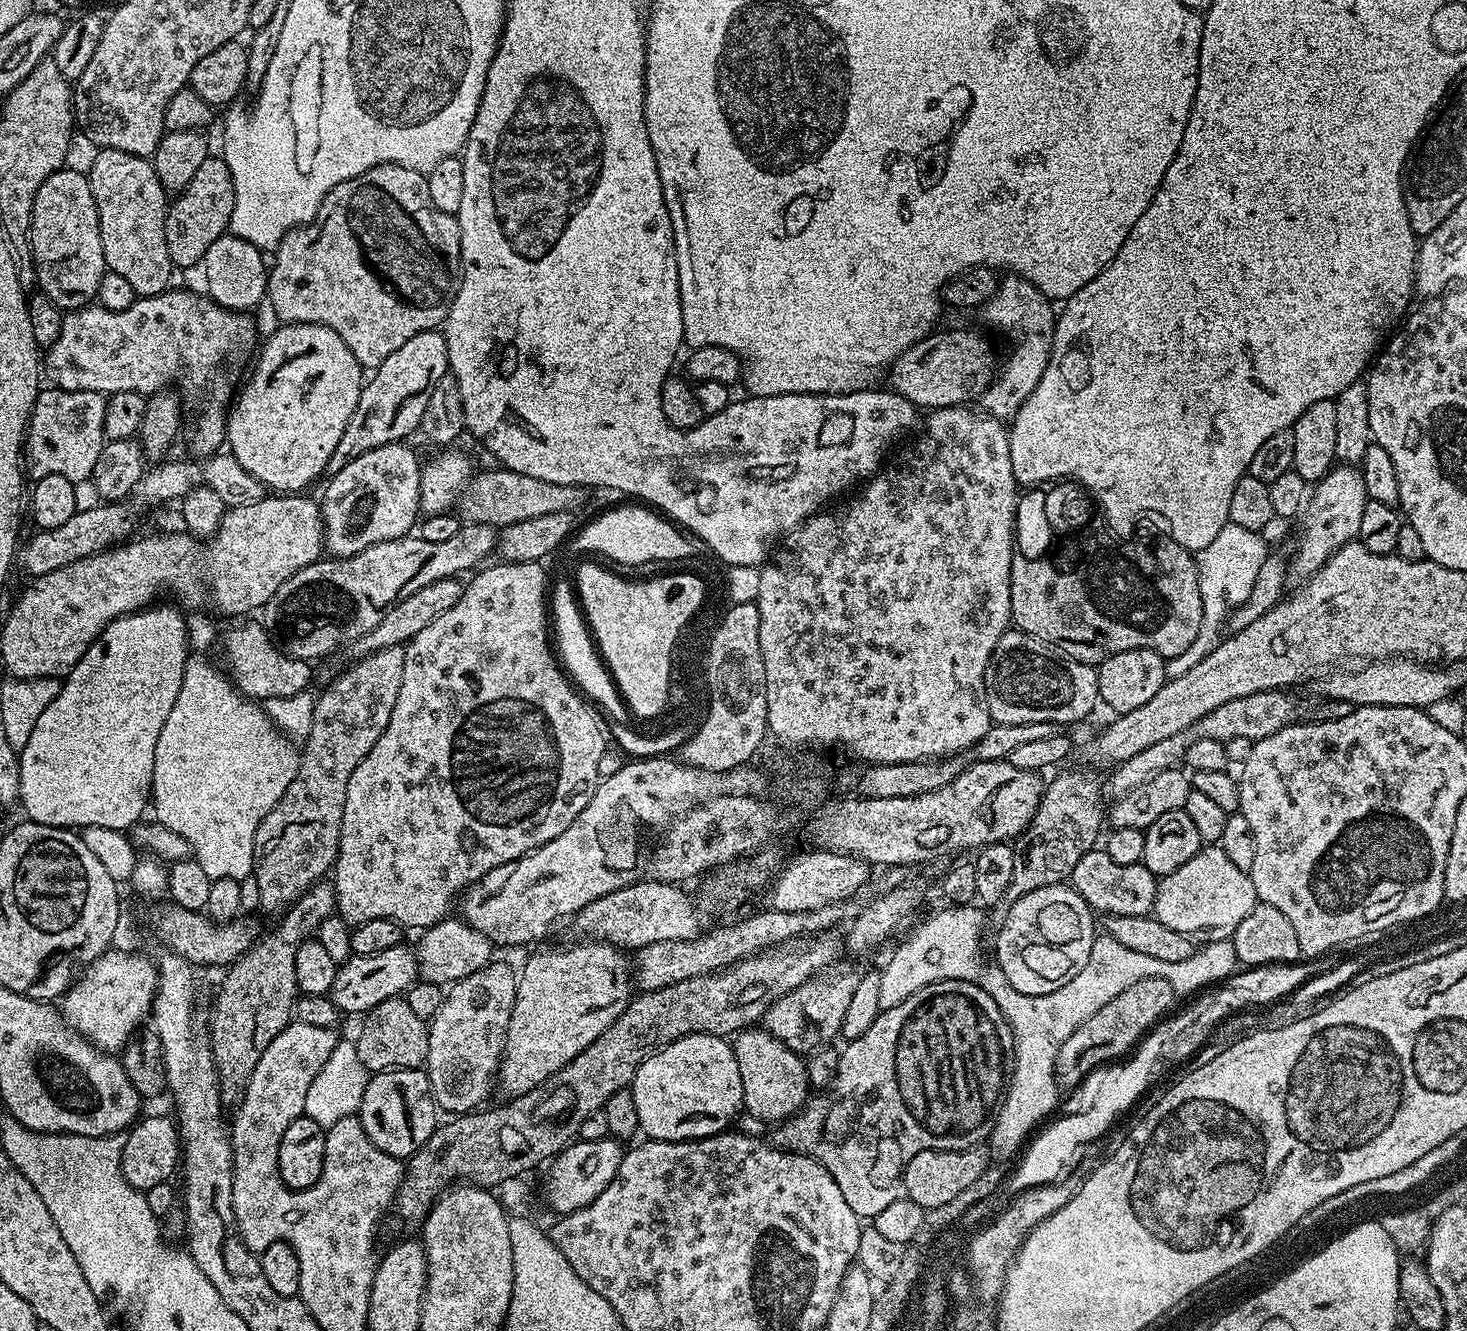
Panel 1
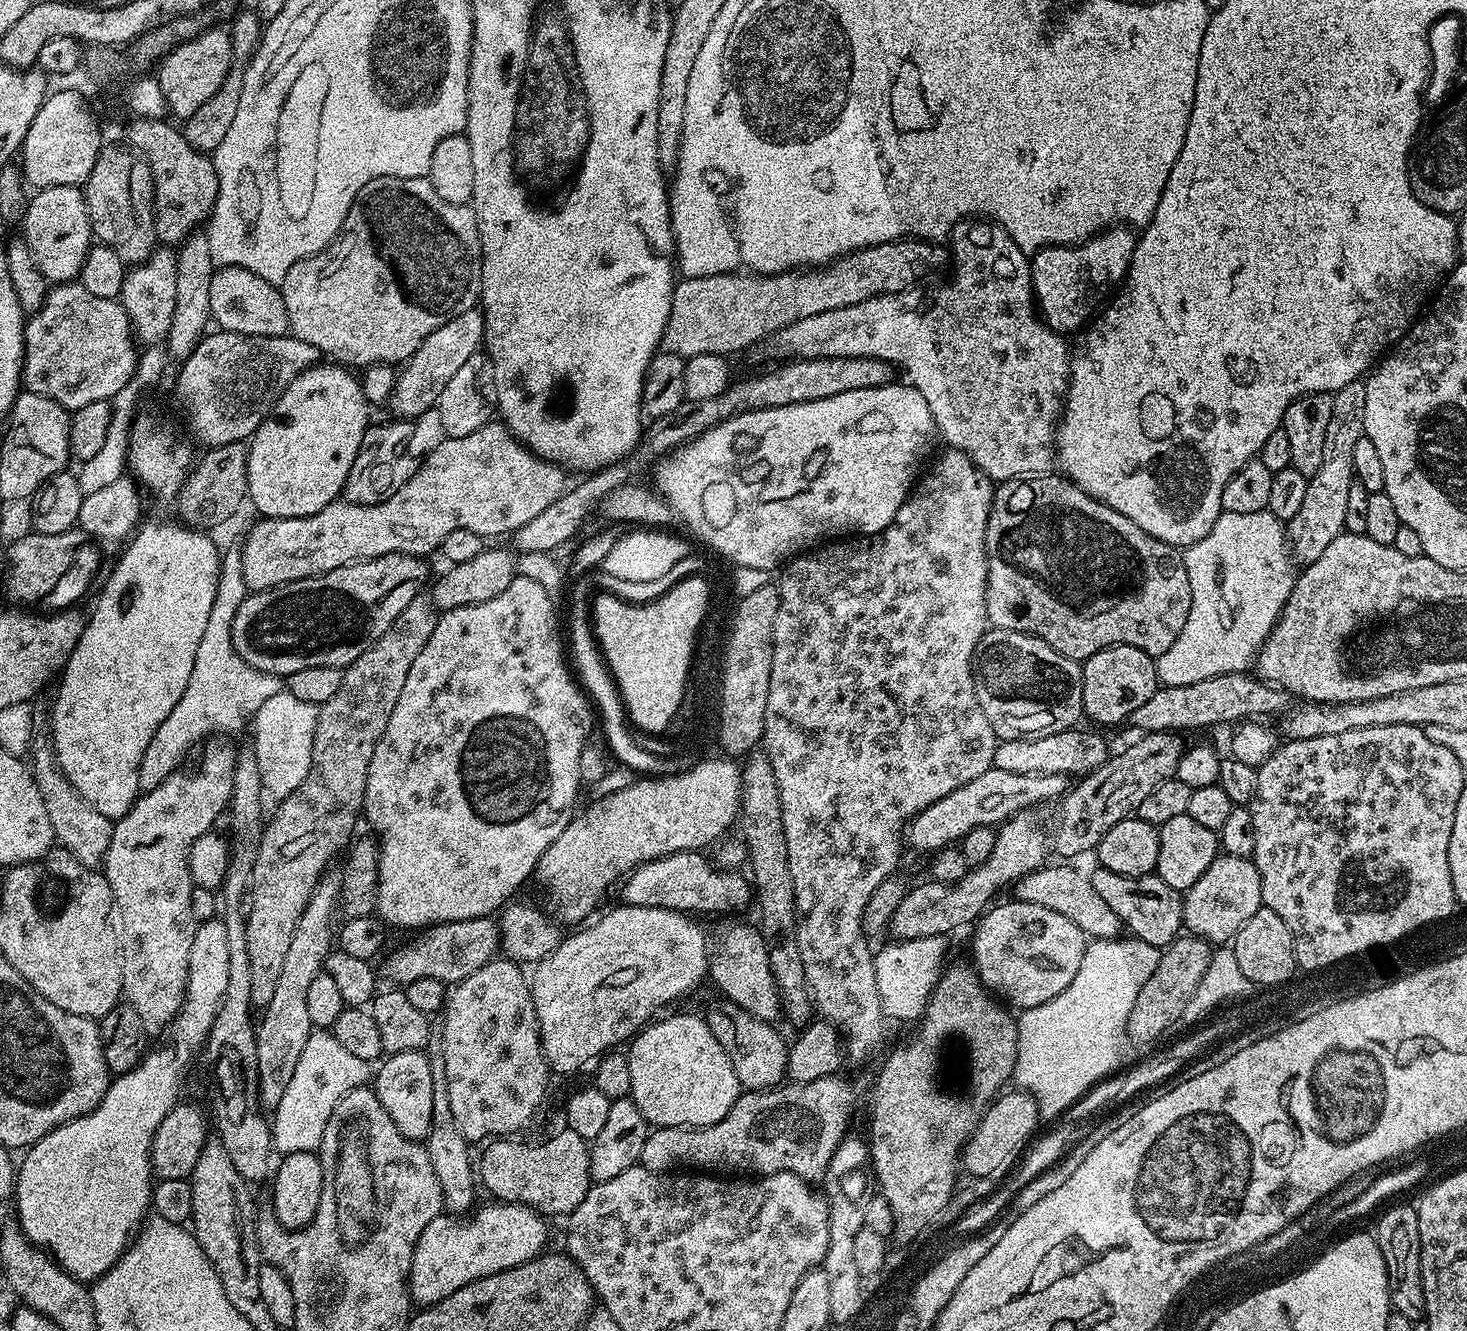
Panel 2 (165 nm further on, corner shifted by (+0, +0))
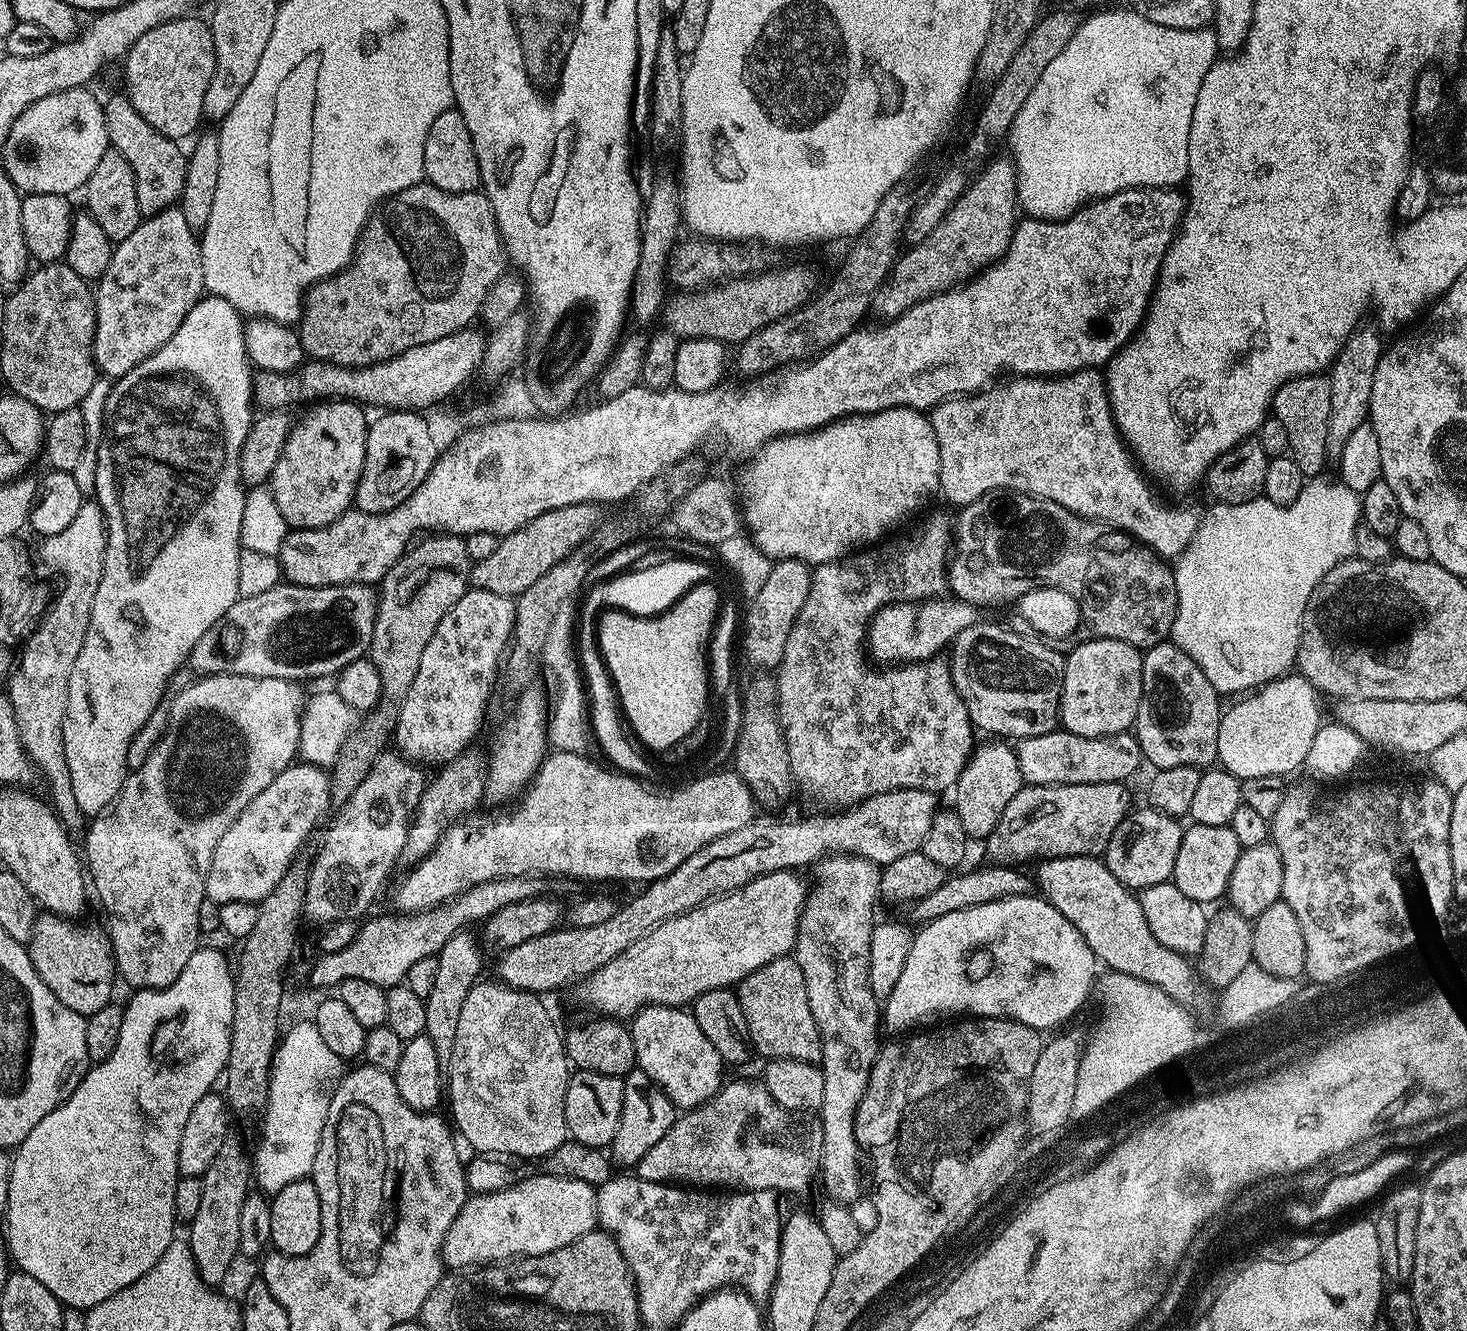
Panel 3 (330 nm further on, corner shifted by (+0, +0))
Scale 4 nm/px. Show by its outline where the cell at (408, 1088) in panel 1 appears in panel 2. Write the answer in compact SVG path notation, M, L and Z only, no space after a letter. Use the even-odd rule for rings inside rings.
M423 1051L394 1052L379 1067L374 1072L374 1099L384 1107L386 1114L390 1114L390 1122L398 1126L403 1136L411 1140L427 1141L434 1098L434 1078L427 1055Z

